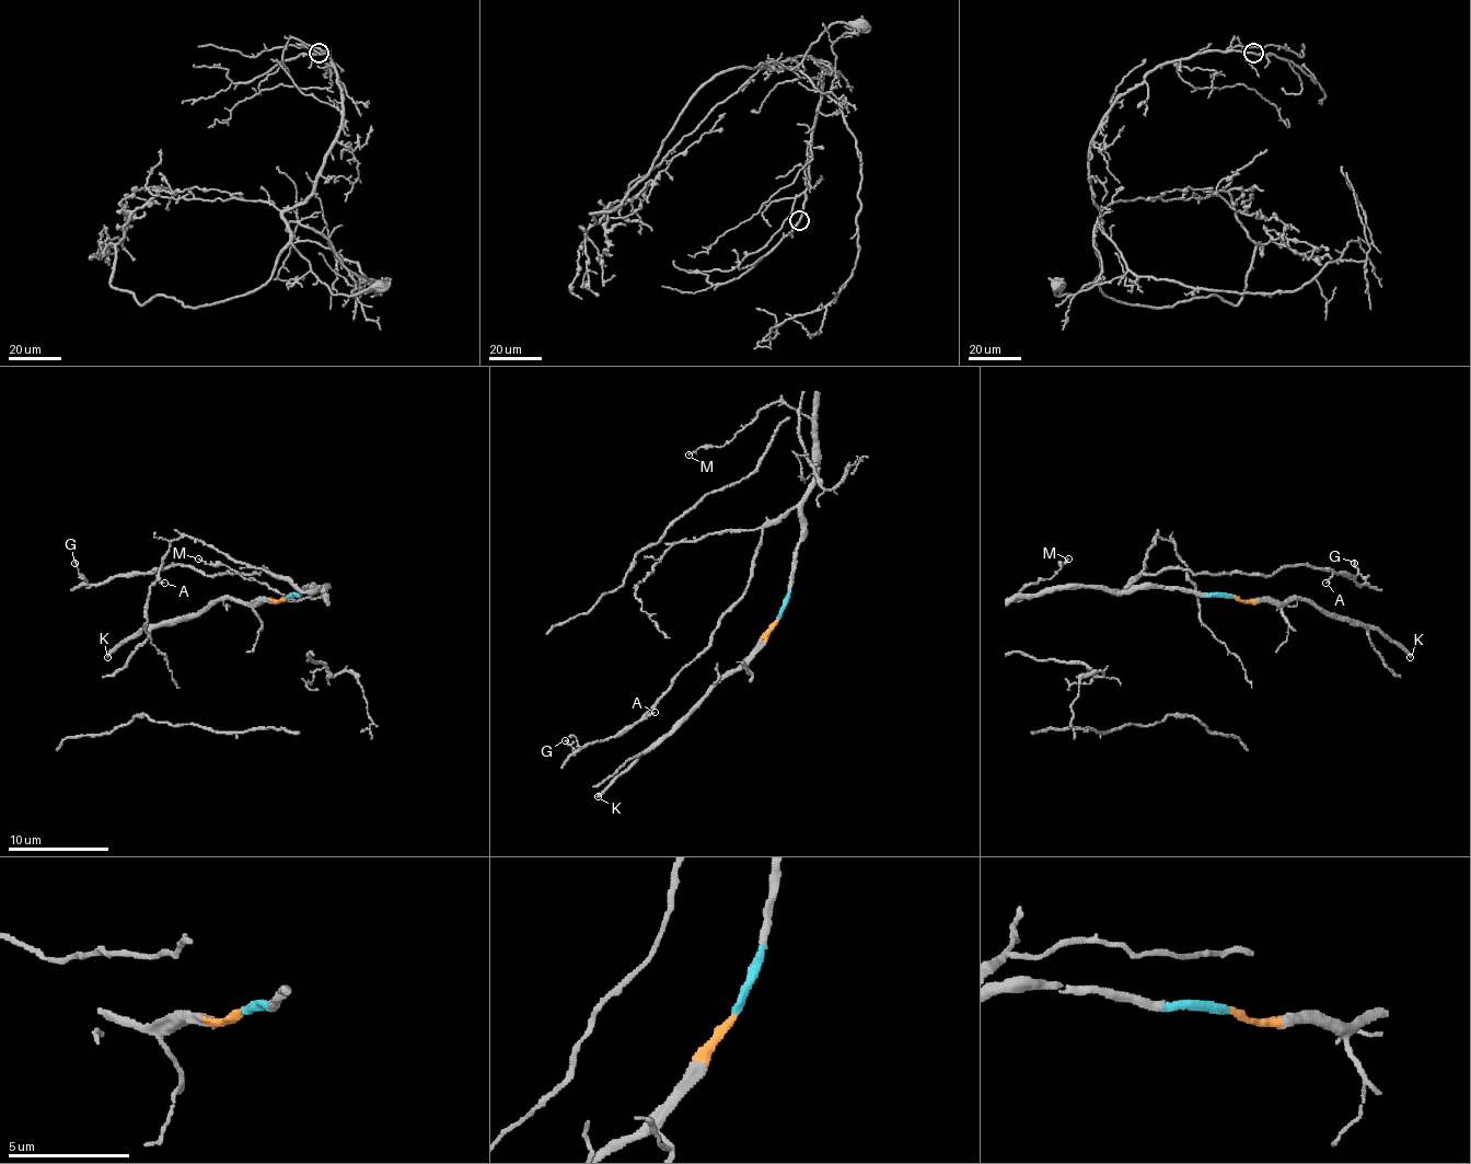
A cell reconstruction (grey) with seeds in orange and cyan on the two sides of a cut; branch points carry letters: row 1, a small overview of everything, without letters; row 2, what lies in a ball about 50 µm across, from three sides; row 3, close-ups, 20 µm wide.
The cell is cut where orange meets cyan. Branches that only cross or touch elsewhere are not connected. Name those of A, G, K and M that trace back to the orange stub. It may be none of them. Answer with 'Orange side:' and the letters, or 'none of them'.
Orange side: K

